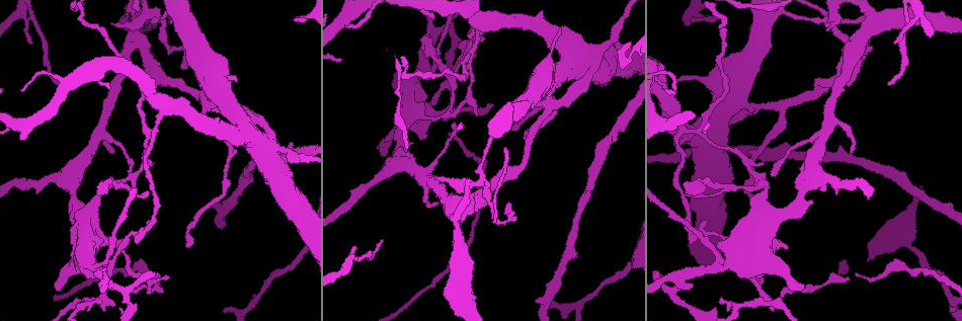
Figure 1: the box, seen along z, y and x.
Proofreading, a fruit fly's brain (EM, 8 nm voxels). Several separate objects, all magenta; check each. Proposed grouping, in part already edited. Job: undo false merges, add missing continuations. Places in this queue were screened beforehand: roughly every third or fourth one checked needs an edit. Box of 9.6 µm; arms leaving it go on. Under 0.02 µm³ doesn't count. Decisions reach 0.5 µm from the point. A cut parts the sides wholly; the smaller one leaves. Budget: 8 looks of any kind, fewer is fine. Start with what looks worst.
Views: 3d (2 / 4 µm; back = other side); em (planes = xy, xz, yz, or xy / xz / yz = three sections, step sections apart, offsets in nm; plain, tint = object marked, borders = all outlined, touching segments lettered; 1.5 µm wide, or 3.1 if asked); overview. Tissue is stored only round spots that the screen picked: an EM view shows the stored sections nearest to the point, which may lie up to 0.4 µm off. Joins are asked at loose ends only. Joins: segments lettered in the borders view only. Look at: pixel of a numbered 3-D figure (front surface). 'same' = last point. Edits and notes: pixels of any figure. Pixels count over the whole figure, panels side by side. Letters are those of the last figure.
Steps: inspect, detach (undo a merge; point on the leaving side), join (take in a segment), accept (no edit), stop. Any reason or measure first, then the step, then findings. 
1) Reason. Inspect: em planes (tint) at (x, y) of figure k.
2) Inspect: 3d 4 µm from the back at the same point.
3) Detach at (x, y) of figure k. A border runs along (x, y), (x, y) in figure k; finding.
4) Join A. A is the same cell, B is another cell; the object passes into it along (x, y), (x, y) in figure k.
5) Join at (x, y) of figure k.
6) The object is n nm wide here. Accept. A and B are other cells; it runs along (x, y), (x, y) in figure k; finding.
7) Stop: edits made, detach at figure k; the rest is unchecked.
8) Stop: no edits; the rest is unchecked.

Looks like a crossing. Inspect: 3d 4 µm at (480, 177) of figure 1.

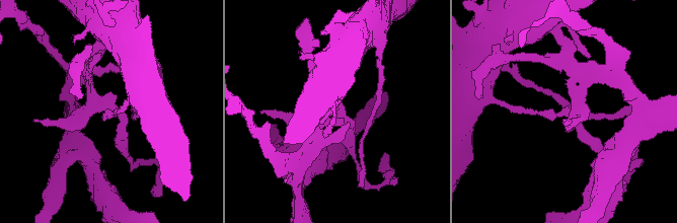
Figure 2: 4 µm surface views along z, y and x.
4 arms meet here; need the tissue. Inspect: em yz step 4 (tint) at (337, 114) of figure 2.

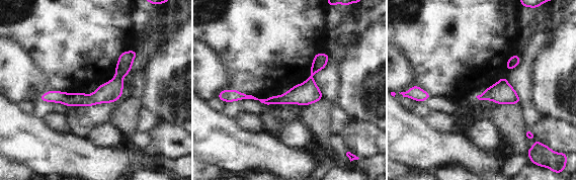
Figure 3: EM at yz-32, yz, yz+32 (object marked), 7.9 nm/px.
Another direction. Inspect: em planes (borders) at the same point.

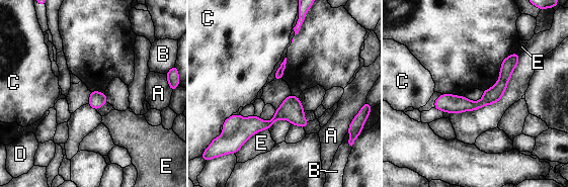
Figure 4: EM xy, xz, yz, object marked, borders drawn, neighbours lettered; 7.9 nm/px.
Detach at (230, 125) of figure 4. A, B, C, D and E are other cells; a border runs along (243, 118), (233, 132), (221, 134) in figure 4; a second neuron is stuck on.

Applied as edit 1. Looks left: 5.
Tapers out. Inspect: 3d 2 µm at (679, 81) of figure 1.

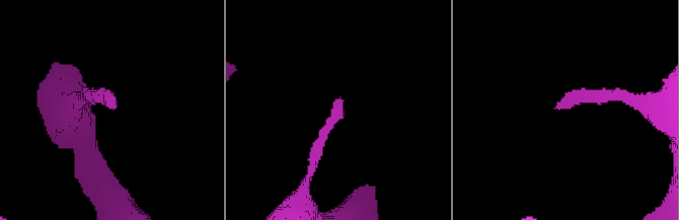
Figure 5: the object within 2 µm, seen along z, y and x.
Inspect: em planes (tint) at (114, 108) of figure 5.

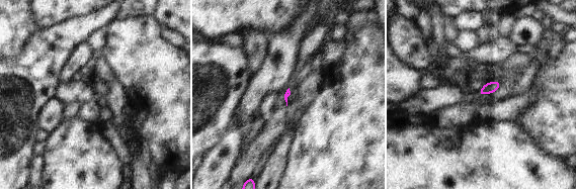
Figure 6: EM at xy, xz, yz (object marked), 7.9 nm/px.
See the neighbours. Inspect: em planes (borders) at the same point.

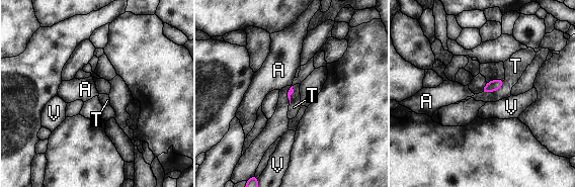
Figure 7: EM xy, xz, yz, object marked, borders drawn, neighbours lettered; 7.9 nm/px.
The longest contact is with T, 220 nm. Accept. A, T and V are other cells; no lettered segment goes on from it.

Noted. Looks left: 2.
Stop: edits made, detach at figure 4; the rest is unchecked.

